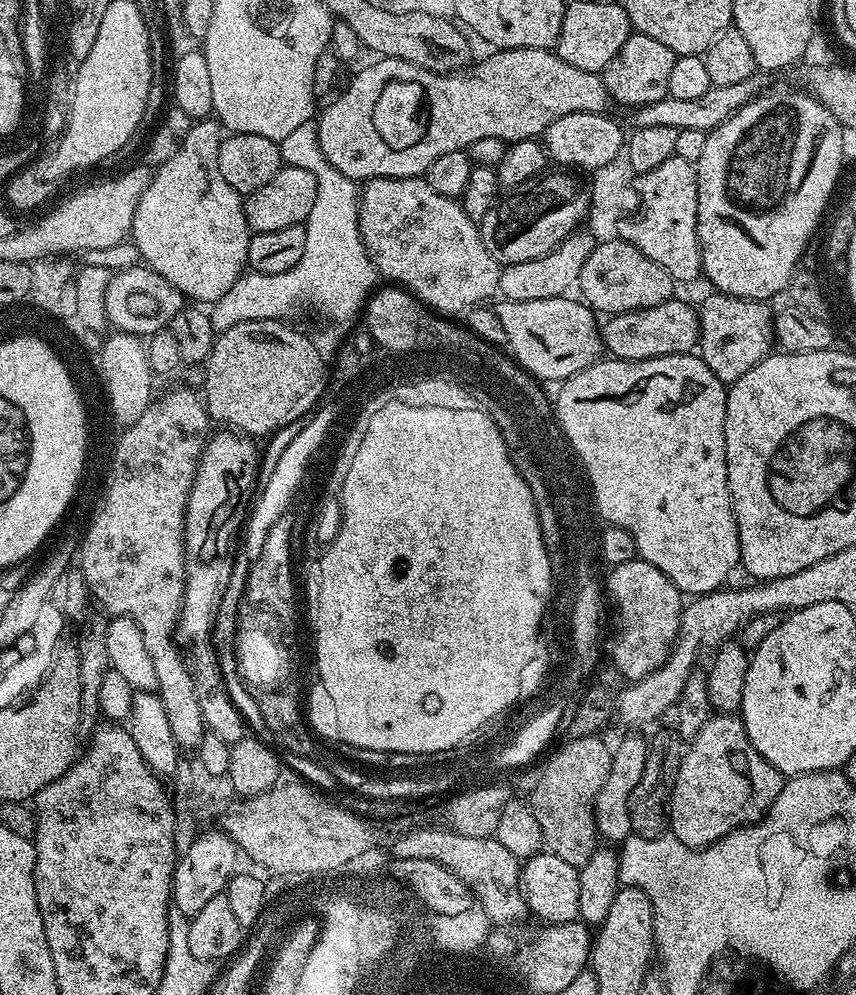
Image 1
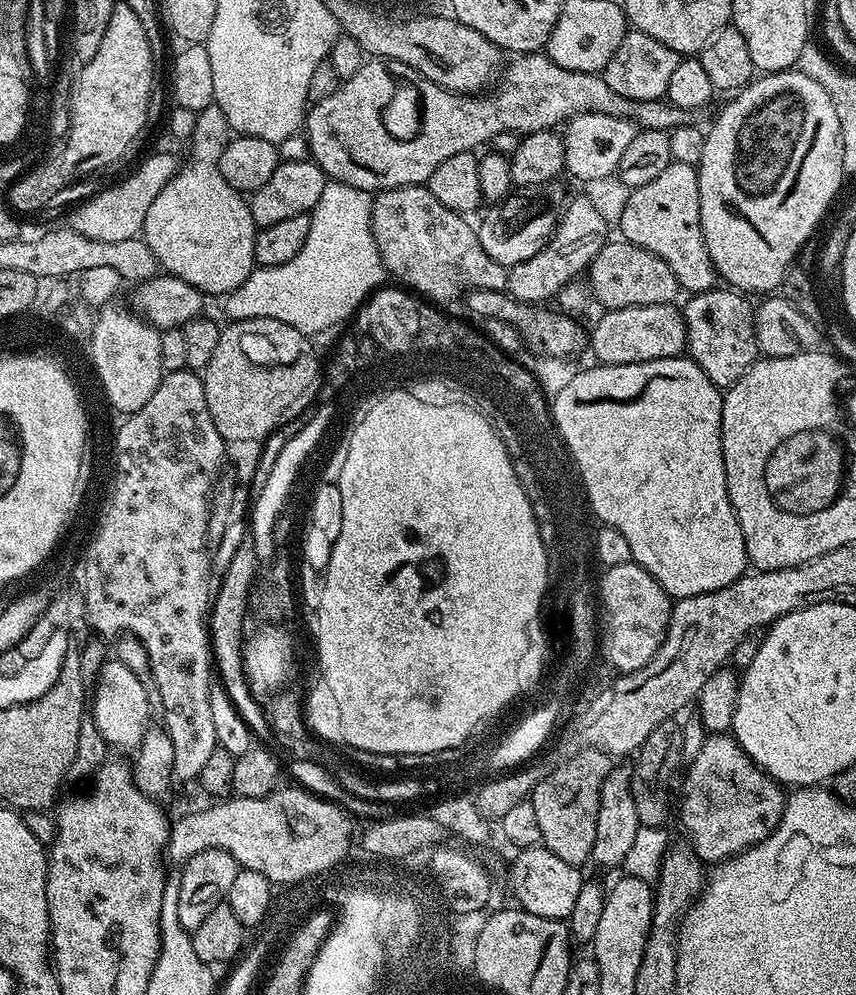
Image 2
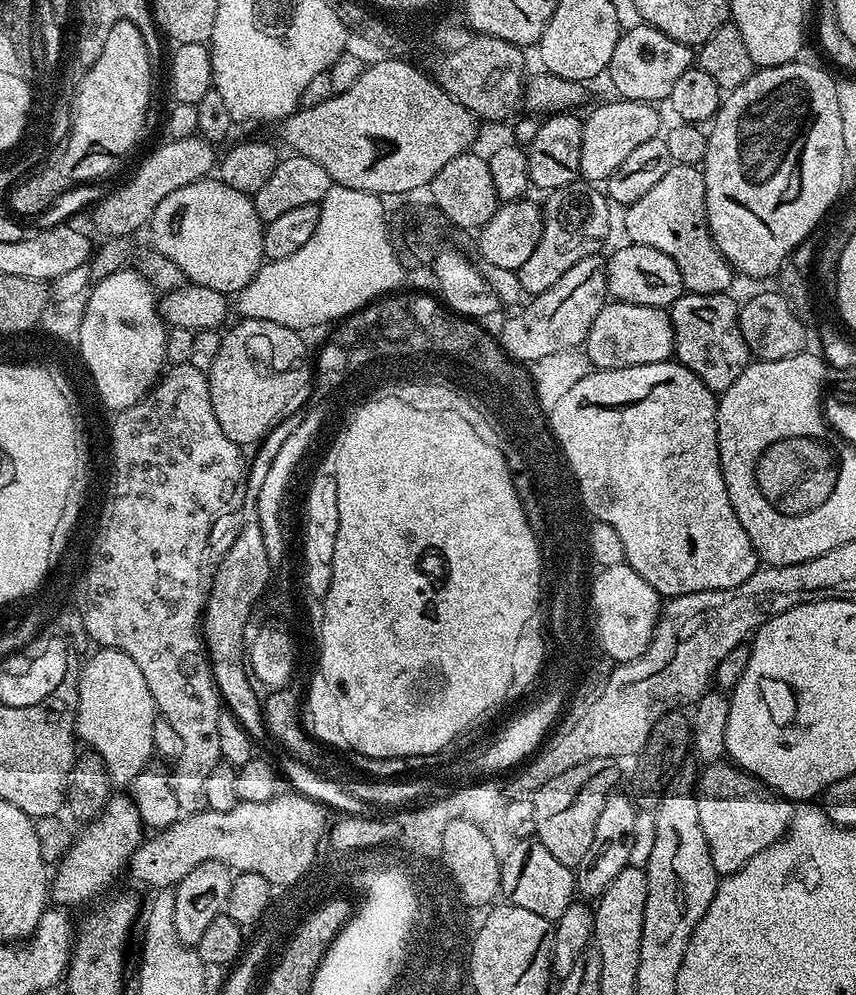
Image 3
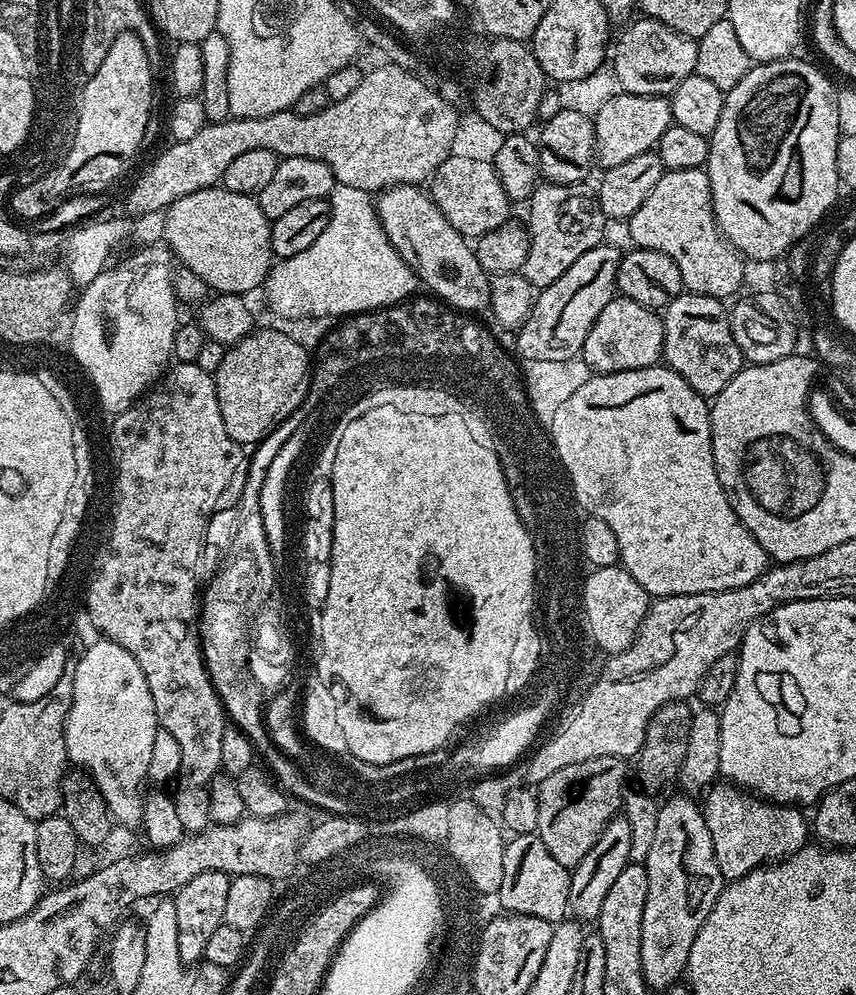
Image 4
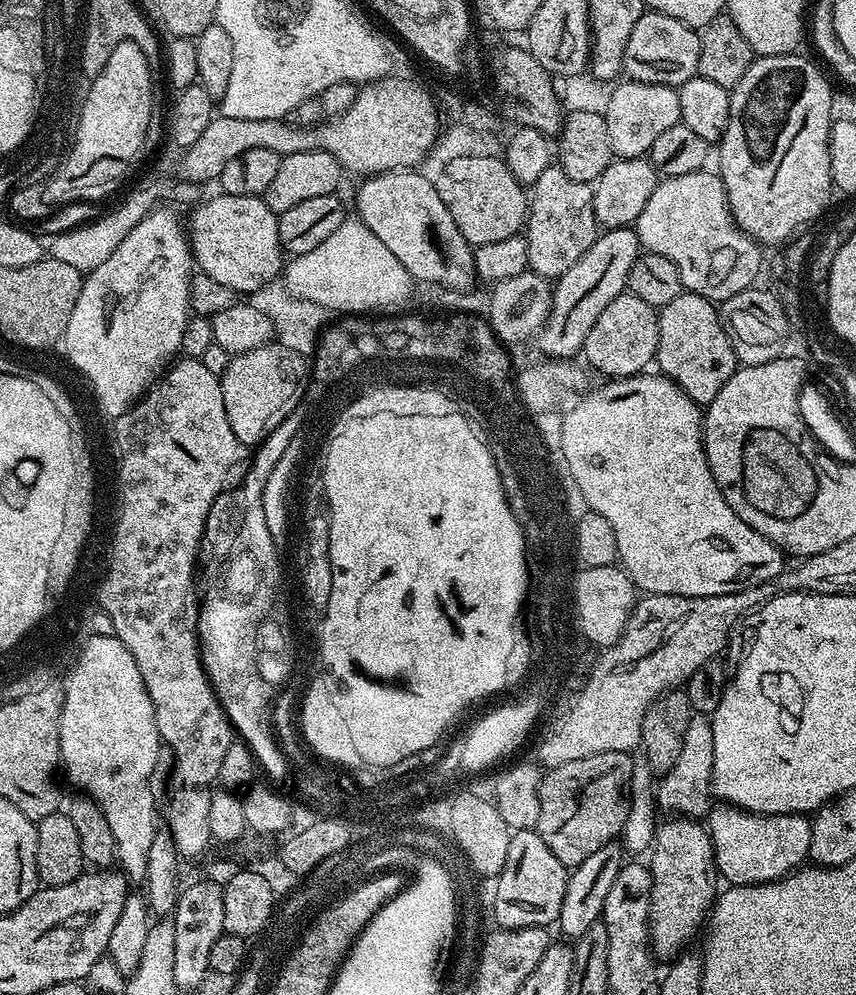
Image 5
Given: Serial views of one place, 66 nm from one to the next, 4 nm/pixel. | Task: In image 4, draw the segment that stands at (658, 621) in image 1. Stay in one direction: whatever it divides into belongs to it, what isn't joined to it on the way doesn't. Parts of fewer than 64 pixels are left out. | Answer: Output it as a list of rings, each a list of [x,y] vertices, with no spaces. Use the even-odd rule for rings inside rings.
[[[623,567],[597,568],[595,576],[588,582],[586,613],[592,624],[595,646],[613,654],[628,651],[640,635],[640,627],[648,613],[650,597],[648,591]]]

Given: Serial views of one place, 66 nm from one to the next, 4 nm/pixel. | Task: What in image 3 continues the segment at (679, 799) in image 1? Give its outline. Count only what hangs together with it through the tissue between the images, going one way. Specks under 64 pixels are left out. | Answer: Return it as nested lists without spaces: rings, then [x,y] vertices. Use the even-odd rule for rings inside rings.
[[[731,762],[707,765],[699,773],[694,784],[694,791],[698,804],[698,822],[702,822],[702,834],[706,834],[706,846],[710,846],[710,858],[714,862],[714,870],[721,877],[731,876],[739,868],[746,866],[746,862],[750,862],[754,854],[762,854],[762,850],[774,846],[774,842],[782,839],[792,827],[793,801],[776,795],[757,776],[740,771]]]

